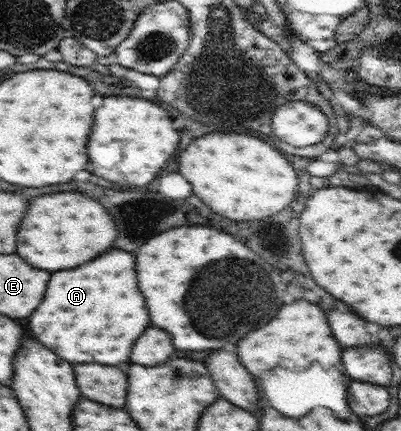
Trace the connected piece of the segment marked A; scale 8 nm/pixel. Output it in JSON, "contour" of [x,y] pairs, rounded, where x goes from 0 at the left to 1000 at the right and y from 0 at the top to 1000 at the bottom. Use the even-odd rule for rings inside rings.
{"contour":[[[277,578],[192,624],[127,633],[112,689],[67,754],[82,782],[172,842],[297,847],[322,838],[337,787],[372,749],[362,694],[342,671],[337,596]]]}

